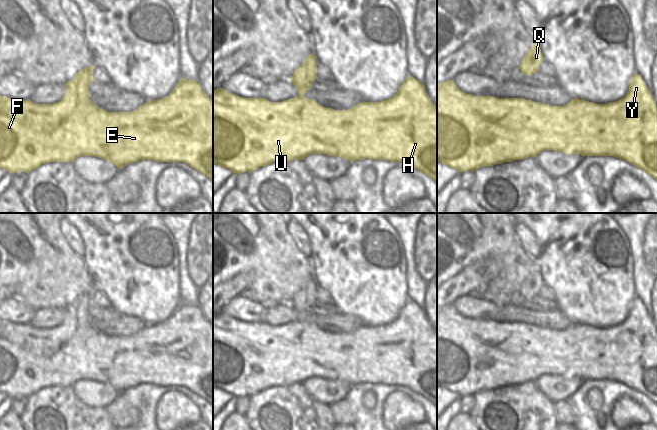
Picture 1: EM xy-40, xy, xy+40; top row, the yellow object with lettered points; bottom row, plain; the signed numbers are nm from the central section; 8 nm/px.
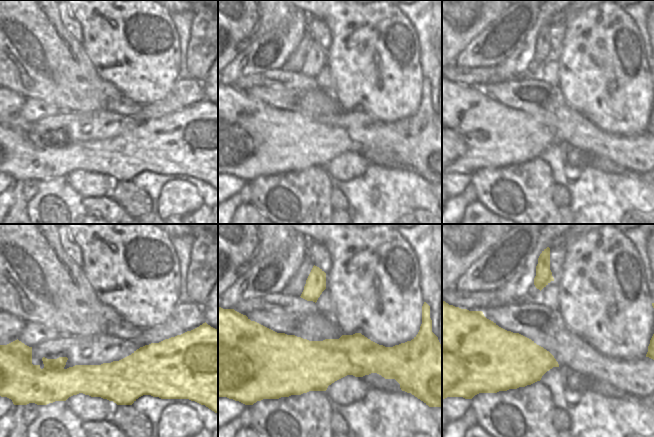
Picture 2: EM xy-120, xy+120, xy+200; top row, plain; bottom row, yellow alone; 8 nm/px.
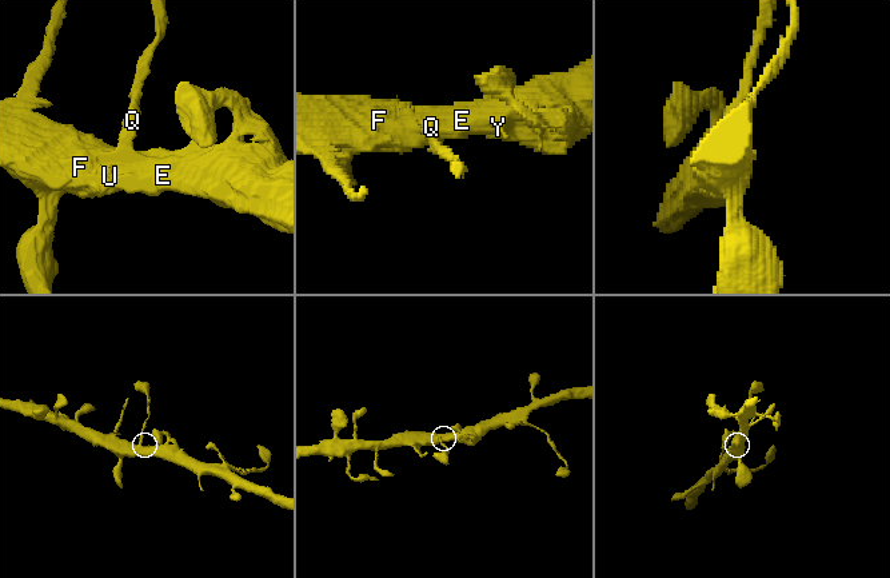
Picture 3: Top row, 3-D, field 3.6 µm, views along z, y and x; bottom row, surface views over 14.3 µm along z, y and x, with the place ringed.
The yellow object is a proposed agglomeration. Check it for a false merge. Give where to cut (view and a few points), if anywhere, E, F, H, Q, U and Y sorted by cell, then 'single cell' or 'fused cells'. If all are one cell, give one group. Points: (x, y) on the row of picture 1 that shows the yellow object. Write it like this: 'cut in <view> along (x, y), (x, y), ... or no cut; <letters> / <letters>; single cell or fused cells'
no cut; E F H Q U Y; single cell

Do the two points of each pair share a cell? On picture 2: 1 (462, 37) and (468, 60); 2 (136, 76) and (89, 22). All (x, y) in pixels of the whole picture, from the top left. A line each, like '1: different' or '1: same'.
1: different
2: same

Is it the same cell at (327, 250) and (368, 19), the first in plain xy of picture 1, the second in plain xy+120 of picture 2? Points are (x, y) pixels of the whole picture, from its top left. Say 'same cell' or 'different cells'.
same cell

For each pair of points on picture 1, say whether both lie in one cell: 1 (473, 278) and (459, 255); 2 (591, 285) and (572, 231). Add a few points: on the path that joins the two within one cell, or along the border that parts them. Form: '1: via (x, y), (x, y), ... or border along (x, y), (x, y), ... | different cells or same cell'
1: border along (488, 257), (478, 259), (466, 265), (447, 279) | different cells
2: via (590, 271), (581, 243) | same cell

